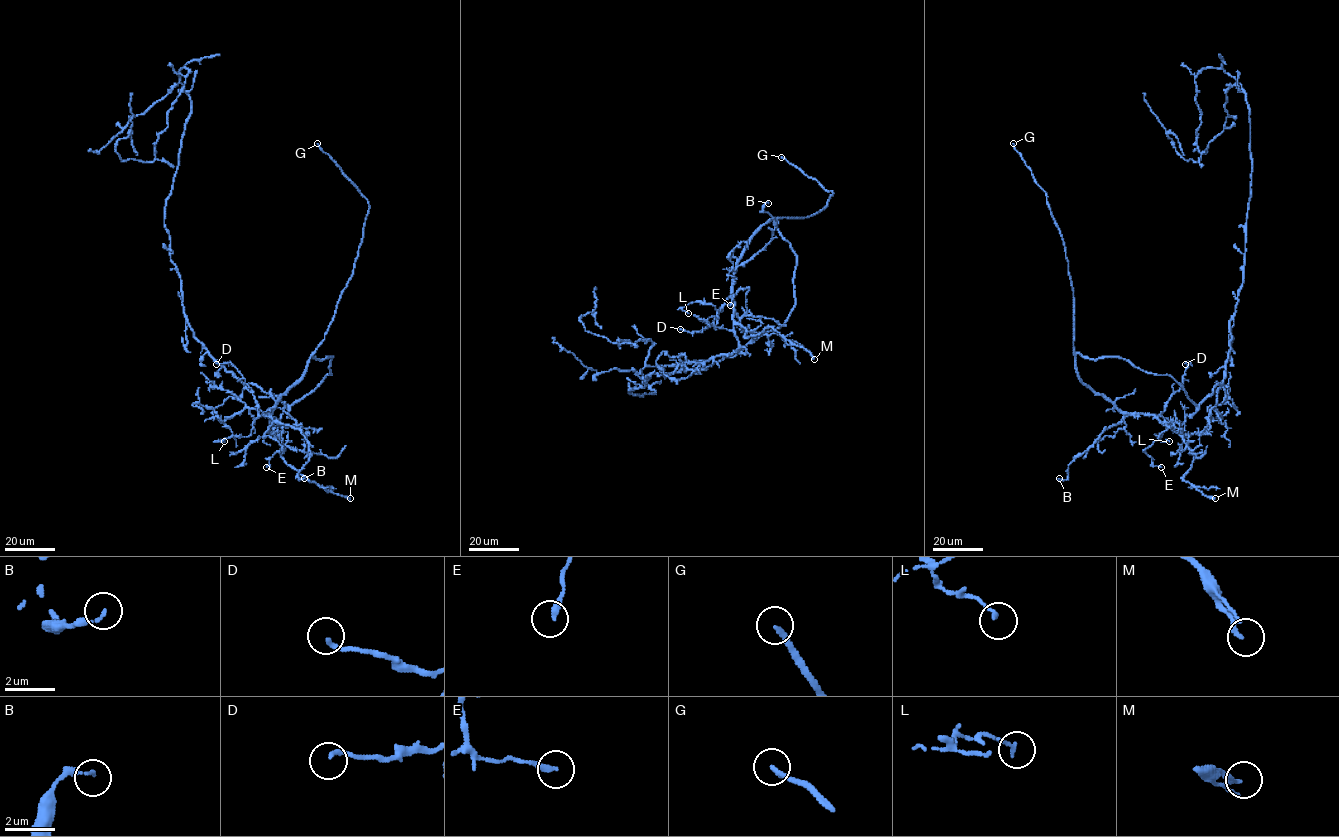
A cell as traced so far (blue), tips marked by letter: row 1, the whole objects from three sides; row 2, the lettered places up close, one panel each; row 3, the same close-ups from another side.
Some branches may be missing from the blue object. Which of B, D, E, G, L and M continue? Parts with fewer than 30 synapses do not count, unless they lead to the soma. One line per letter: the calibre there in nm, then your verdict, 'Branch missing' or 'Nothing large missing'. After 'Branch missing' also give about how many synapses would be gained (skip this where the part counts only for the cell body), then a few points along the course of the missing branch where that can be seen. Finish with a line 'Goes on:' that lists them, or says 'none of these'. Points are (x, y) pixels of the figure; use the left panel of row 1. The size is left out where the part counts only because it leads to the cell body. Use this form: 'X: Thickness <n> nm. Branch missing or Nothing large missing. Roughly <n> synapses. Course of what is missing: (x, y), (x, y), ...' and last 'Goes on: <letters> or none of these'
B: Thickness 110 nm. Nothing large missing
D: Thickness 170 nm. Nothing large missing
E: Thickness 240 nm. Nothing large missing
G: Thickness 200 nm. Branch missing. Course of what is missing: (317, 143), (292, 123), (273, 100), (249, 86), (220, 86), (203, 79), (172, 94)
L: Thickness 150 nm. Nothing large missing
M: Thickness 190 nm. Nothing large missing
Goes on: G

